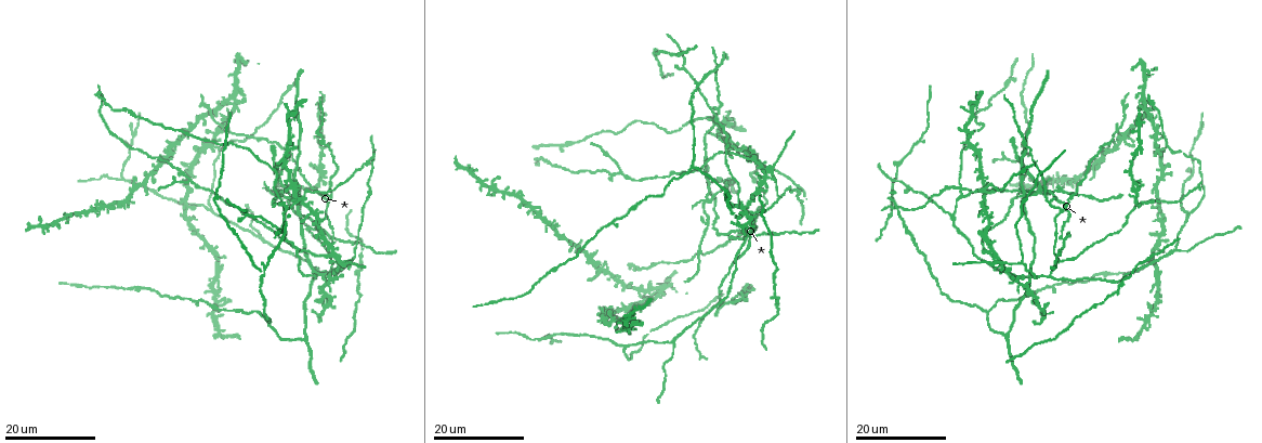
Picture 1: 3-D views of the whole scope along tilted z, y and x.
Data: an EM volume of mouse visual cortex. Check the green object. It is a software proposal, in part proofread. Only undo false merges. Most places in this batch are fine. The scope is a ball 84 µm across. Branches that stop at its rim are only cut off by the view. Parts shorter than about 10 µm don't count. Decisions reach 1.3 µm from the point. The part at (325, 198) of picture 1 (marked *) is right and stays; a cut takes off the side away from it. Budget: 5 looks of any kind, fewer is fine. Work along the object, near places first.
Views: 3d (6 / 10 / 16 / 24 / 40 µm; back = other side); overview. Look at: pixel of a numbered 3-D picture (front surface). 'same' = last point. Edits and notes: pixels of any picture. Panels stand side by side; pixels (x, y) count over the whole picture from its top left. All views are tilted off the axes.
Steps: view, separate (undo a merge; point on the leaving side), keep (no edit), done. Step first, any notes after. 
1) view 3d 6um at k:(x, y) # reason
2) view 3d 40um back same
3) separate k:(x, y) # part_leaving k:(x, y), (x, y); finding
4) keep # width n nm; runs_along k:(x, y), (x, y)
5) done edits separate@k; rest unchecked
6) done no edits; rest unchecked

view 3d 16um at 1:(959, 189) # four or more arms meet

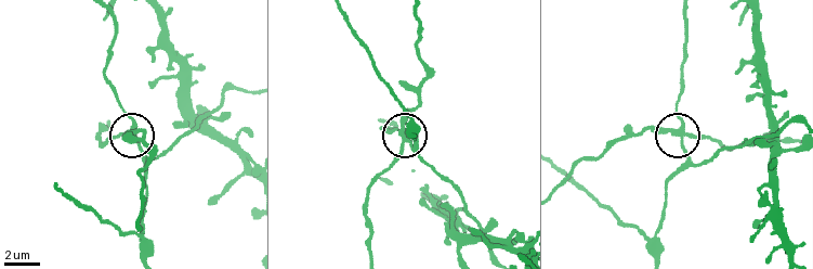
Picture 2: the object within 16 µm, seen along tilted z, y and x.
view 3d 10um at 2:(678, 129)

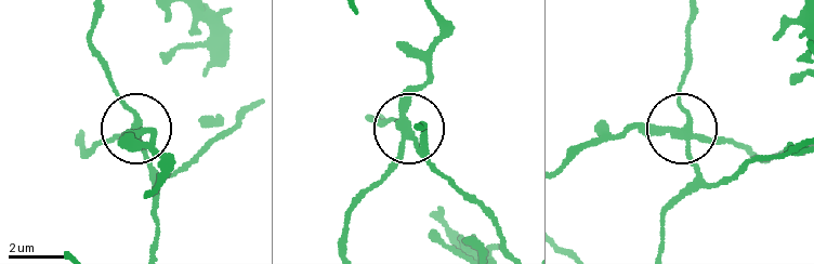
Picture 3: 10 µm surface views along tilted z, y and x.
separate 3:(139, 134) # arms 4; part_leaving 3:(405, 130), (403, 155), (350, 214), (348, 247); a second neuron is stuck on

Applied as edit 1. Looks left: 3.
view 3d 16um at 1:(331, 252) # looks like a crossing

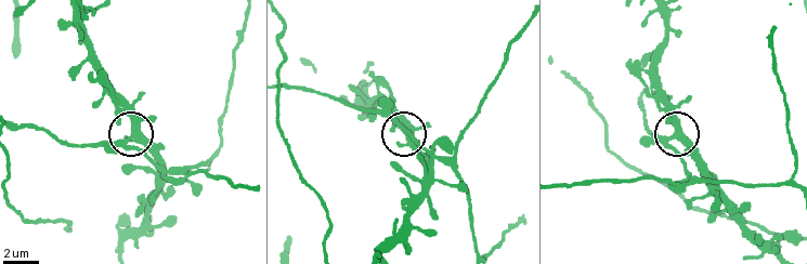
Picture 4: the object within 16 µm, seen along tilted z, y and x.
view 3d 6um at 4:(133, 128)

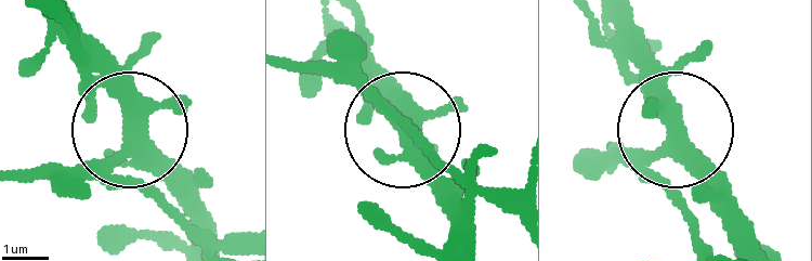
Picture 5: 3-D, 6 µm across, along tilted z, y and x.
keep # side_arm 79 um; runs_along 5:(450, 244), (447, 186), (325, 61); one neuron here

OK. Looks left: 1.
done edits separate@3; rest unchecked

